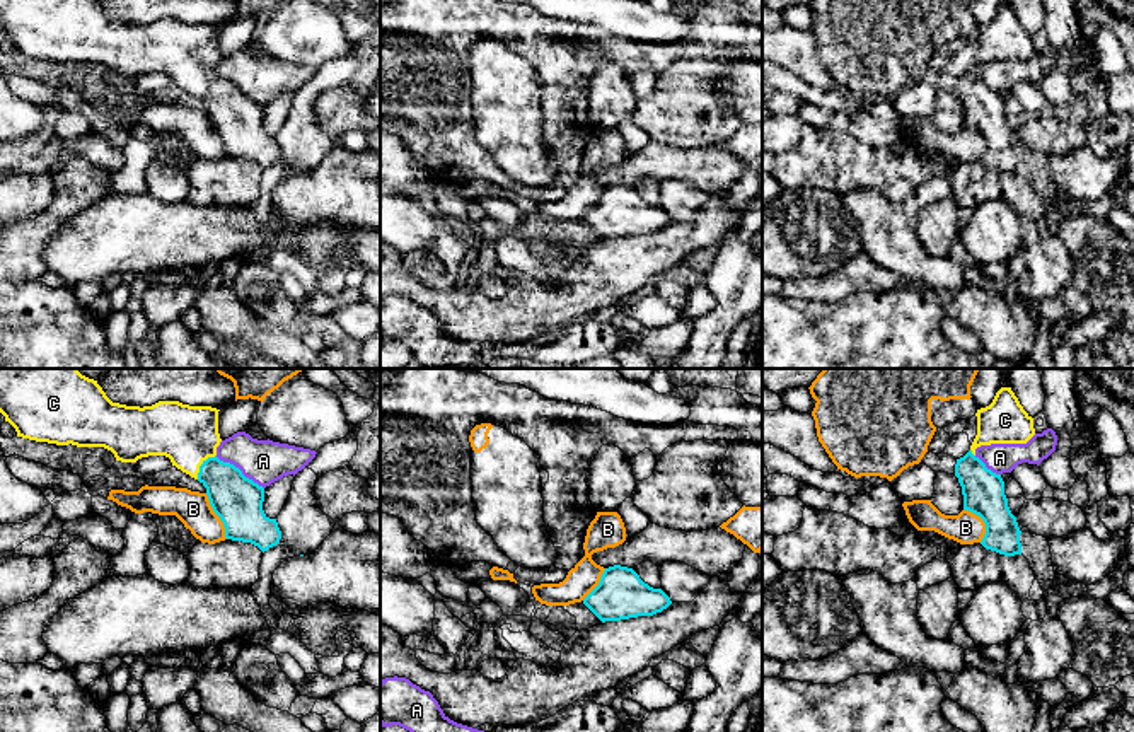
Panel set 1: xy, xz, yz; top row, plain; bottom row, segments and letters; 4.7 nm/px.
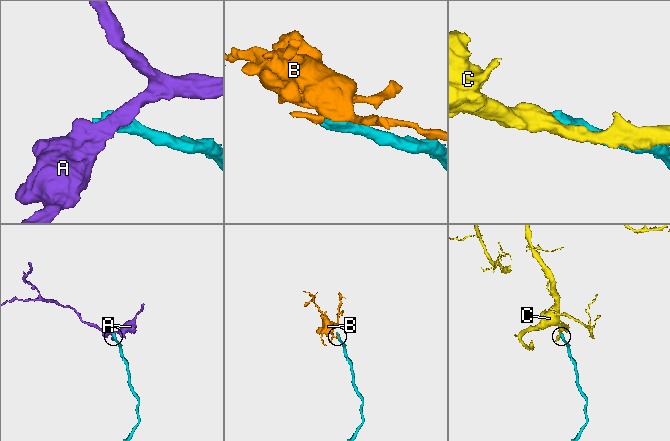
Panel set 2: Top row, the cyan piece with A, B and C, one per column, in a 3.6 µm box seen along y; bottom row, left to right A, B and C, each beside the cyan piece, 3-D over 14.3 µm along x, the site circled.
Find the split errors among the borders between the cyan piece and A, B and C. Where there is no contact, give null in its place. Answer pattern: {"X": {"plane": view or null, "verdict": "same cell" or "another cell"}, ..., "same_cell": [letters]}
{"A": {"plane": "xy", "verdict": "another cell"}, "B": {"plane": "xy", "verdict": "another cell"}, "C": {"plane": "xy", "verdict": "same cell"}, "same_cell": ["C"]}

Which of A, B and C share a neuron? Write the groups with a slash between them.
A / B / C

